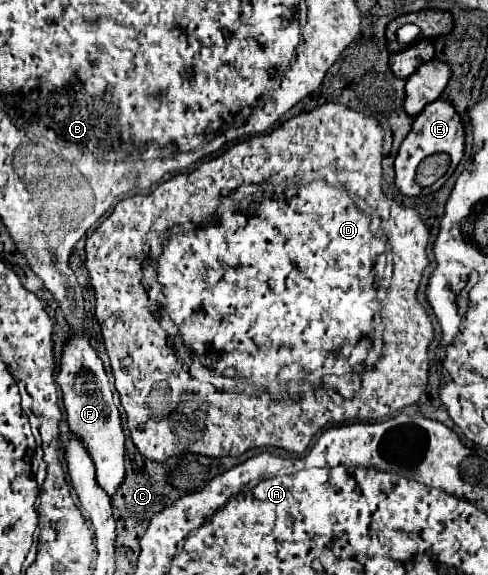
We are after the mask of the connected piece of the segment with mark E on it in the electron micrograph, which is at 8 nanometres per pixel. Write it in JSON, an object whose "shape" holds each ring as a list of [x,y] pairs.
{"shape":[[[441,98],[427,104],[423,108],[423,112],[415,116],[413,128],[407,134],[407,138],[403,140],[403,144],[399,148],[399,154],[395,158],[395,182],[397,182],[397,186],[403,194],[419,196],[419,194],[427,194],[431,190],[431,188],[421,188],[421,186],[411,188],[411,184],[415,184],[415,170],[417,170],[419,162],[427,156],[435,154],[435,152],[447,152],[451,156],[451,168],[449,170],[453,170],[465,154],[465,130],[463,130],[461,116],[457,114],[457,110],[453,110],[453,106],[449,106]]]}

